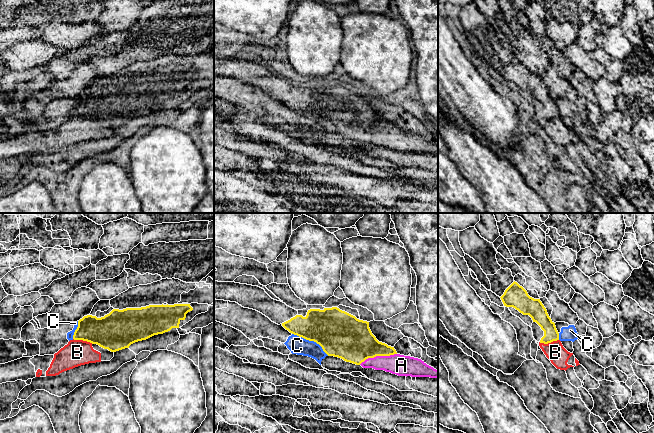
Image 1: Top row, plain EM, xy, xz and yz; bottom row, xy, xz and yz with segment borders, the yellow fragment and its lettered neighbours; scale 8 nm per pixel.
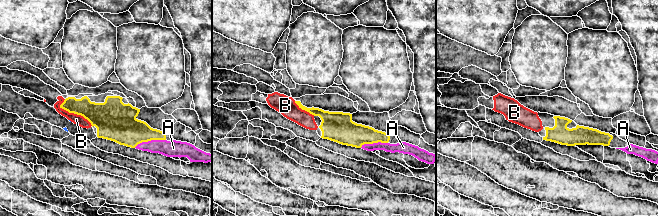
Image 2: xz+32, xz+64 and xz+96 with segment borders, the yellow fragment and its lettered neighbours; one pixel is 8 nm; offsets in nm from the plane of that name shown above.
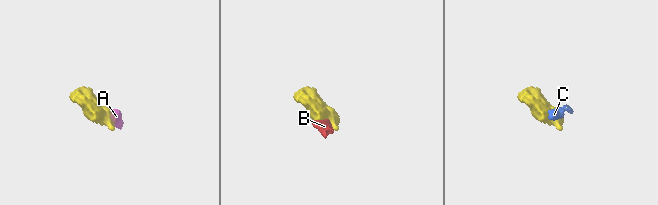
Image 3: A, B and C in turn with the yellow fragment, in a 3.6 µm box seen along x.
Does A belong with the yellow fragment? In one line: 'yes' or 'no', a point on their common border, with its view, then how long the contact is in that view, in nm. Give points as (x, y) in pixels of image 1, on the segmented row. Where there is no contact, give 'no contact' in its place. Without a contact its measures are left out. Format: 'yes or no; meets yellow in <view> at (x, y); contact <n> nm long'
yes; meets yellow in xz at (377, 355); contact 320 nm long

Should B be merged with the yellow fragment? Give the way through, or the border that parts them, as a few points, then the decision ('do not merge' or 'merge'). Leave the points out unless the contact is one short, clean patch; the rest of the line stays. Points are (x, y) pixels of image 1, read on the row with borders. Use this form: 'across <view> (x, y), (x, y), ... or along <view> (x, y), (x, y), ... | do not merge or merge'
merge

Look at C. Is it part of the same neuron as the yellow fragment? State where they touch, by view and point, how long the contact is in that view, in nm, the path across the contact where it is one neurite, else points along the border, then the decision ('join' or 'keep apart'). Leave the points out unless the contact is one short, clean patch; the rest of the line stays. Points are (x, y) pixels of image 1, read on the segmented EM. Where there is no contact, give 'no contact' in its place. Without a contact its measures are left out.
meets yellow in xz at (311, 340); contact 340 nm long; border along xz (292, 333), (315, 341), (328, 355); keep apart

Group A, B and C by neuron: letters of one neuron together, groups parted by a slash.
A B / C

